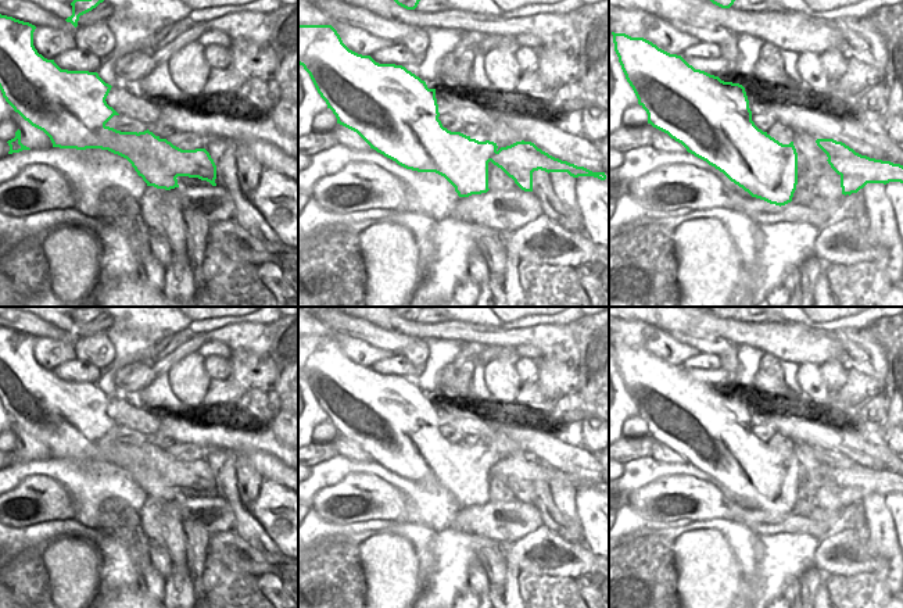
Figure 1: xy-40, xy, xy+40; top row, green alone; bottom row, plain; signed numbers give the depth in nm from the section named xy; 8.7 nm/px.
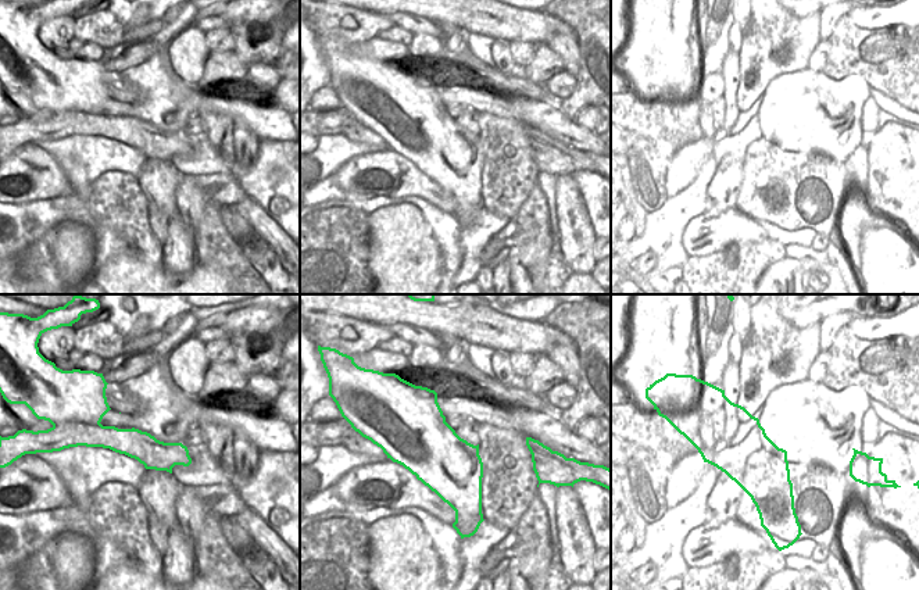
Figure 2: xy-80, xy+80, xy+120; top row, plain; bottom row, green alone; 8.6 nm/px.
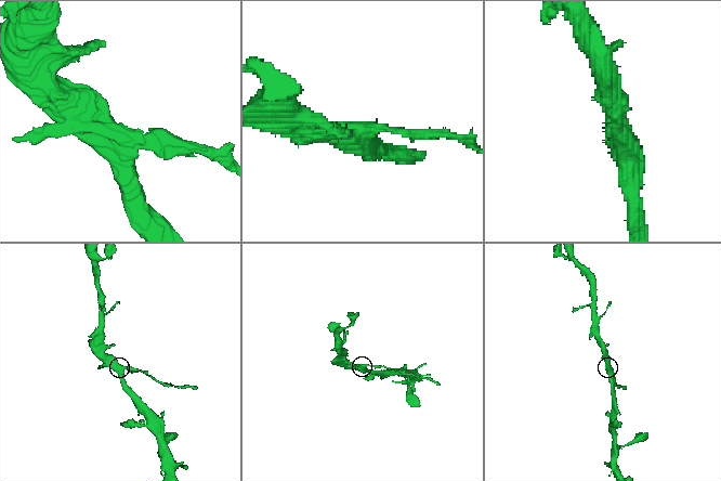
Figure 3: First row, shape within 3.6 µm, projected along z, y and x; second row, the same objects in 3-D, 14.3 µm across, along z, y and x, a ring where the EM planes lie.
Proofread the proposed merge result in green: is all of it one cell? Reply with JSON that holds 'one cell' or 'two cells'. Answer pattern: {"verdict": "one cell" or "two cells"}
{"verdict": "two cells"}

